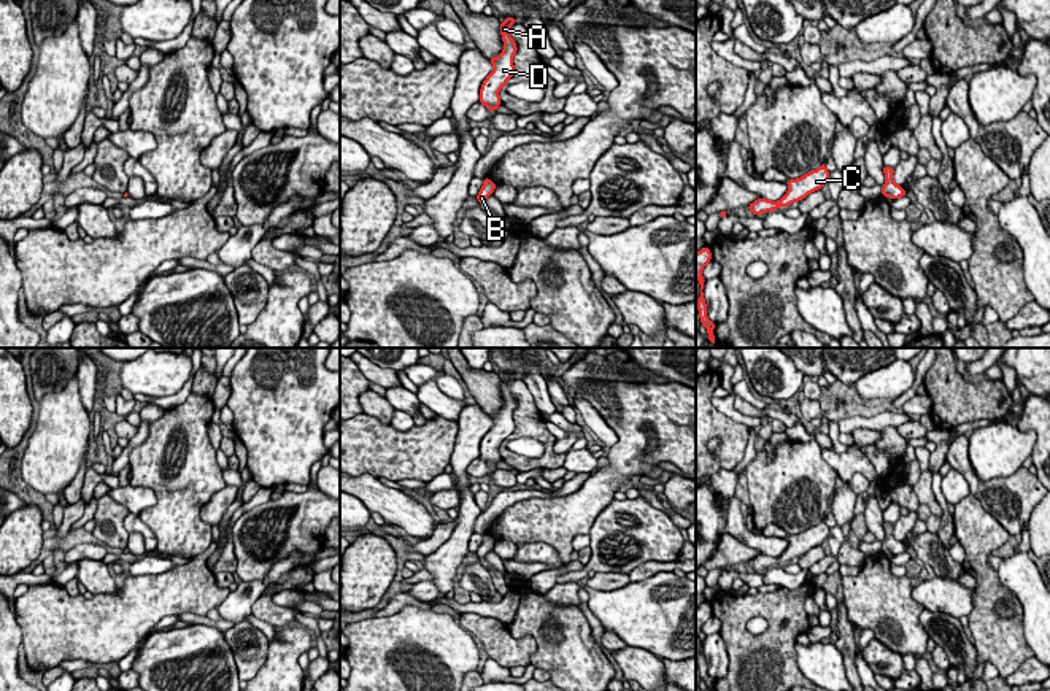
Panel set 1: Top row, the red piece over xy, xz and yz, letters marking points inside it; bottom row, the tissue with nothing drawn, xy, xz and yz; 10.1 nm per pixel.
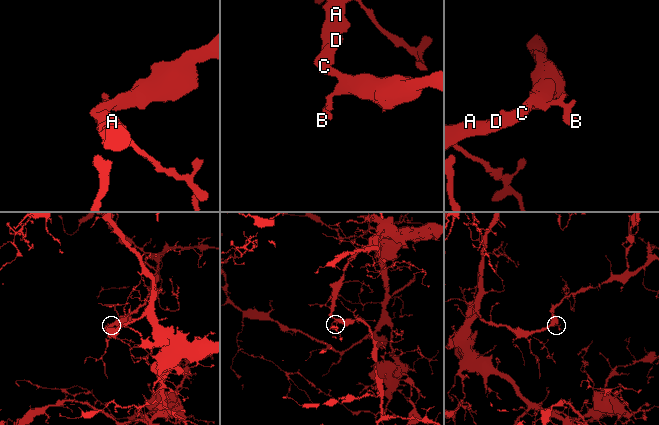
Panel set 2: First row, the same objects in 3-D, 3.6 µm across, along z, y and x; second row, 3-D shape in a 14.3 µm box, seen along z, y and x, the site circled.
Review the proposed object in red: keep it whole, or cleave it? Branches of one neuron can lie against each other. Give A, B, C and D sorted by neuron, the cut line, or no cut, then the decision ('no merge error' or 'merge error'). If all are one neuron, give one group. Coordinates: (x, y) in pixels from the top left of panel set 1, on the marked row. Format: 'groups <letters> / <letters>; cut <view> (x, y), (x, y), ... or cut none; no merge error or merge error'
groups A B C D; cut none; no merge error

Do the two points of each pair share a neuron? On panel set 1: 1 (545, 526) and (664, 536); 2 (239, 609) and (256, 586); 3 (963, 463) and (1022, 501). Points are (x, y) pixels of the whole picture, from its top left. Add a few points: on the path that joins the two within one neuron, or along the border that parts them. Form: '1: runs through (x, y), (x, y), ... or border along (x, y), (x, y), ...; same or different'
1: border along (613, 499), (599, 513), (588, 534); different
2: runs through (240, 604), (251, 591); same
3: runs through (972, 478), (980, 486), (1001, 486), (1006, 490); same

